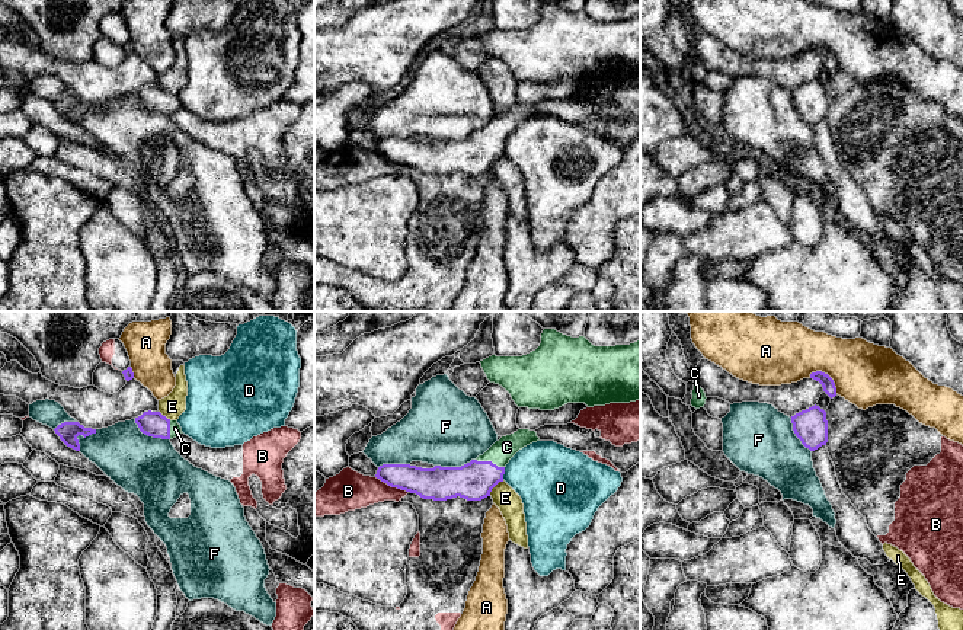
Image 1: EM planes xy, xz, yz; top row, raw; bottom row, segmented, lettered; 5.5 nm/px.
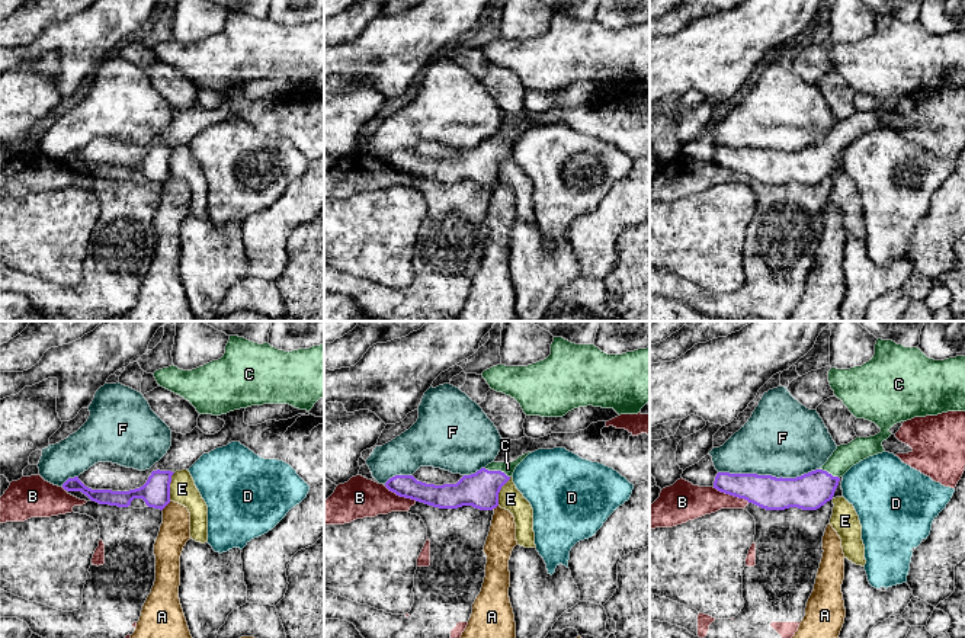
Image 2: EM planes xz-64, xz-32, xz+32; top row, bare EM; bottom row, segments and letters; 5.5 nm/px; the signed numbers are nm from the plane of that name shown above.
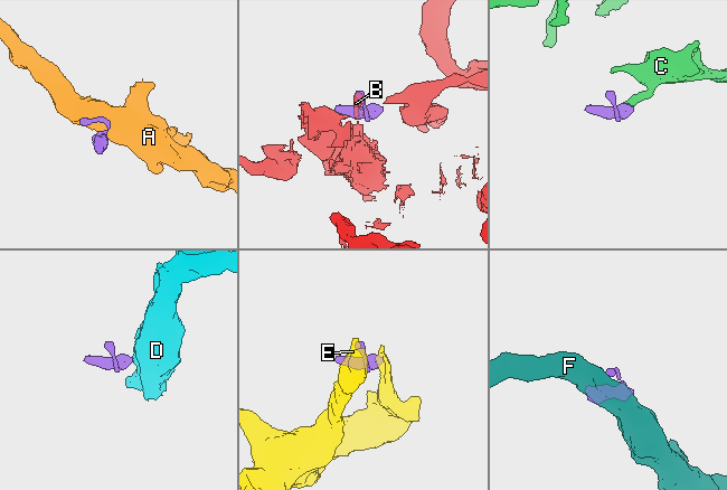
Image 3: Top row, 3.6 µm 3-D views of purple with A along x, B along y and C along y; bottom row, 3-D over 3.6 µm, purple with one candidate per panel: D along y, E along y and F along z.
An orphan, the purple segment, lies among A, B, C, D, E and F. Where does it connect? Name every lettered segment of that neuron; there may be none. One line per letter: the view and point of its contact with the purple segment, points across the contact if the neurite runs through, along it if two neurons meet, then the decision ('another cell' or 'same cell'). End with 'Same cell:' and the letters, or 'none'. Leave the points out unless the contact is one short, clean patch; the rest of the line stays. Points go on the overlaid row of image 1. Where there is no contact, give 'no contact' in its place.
A: yz (828, 376) | another cell
B: xz (392, 486) | another cell
C: xz (490, 461) | across xz (474, 480), (490, 461), (506, 447) | same cell
D: xz (504, 473) | along xz (505, 467), (502, 479) | another cell
E: xz (495, 485) | along xz (504, 480), (489, 495) | another cell
F: xy (150, 435) | another cell
Same cell: C

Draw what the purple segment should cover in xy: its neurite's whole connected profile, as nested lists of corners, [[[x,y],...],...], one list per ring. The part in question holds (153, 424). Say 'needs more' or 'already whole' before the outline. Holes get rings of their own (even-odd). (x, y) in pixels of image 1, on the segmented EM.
needs more; [[[144,412],[141,416],[135,418],[135,423],[143,434],[153,438],[173,439],[183,434],[177,420],[170,420],[160,412]]]

